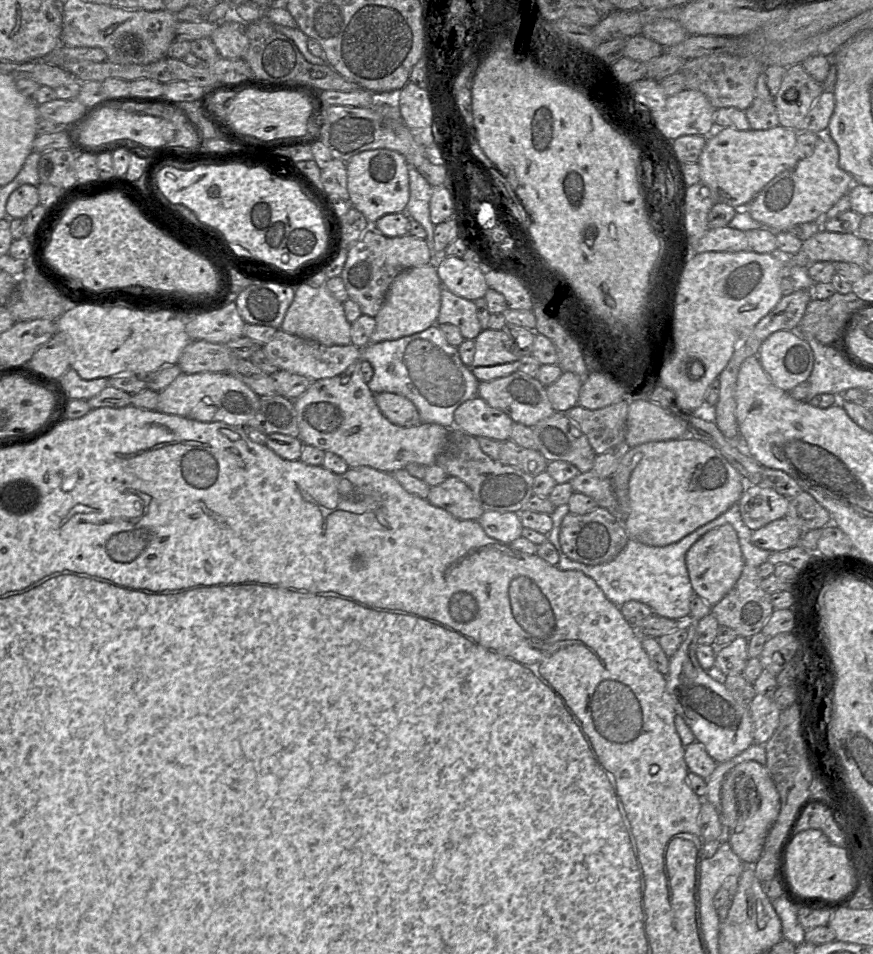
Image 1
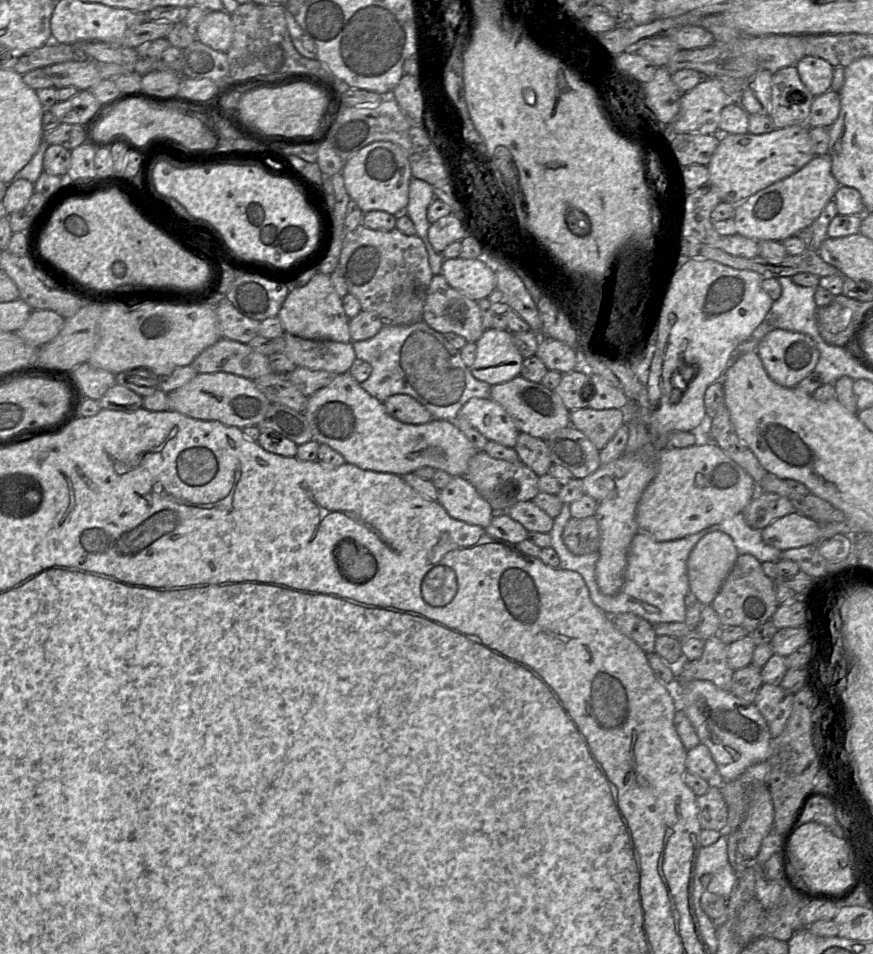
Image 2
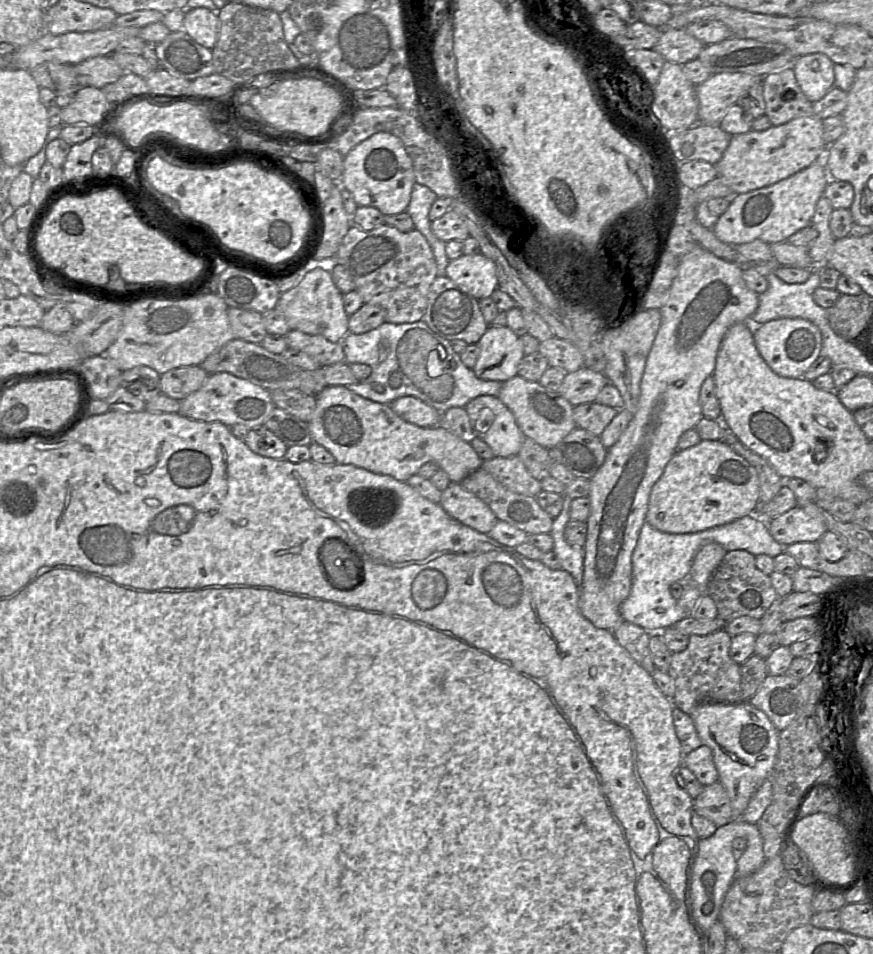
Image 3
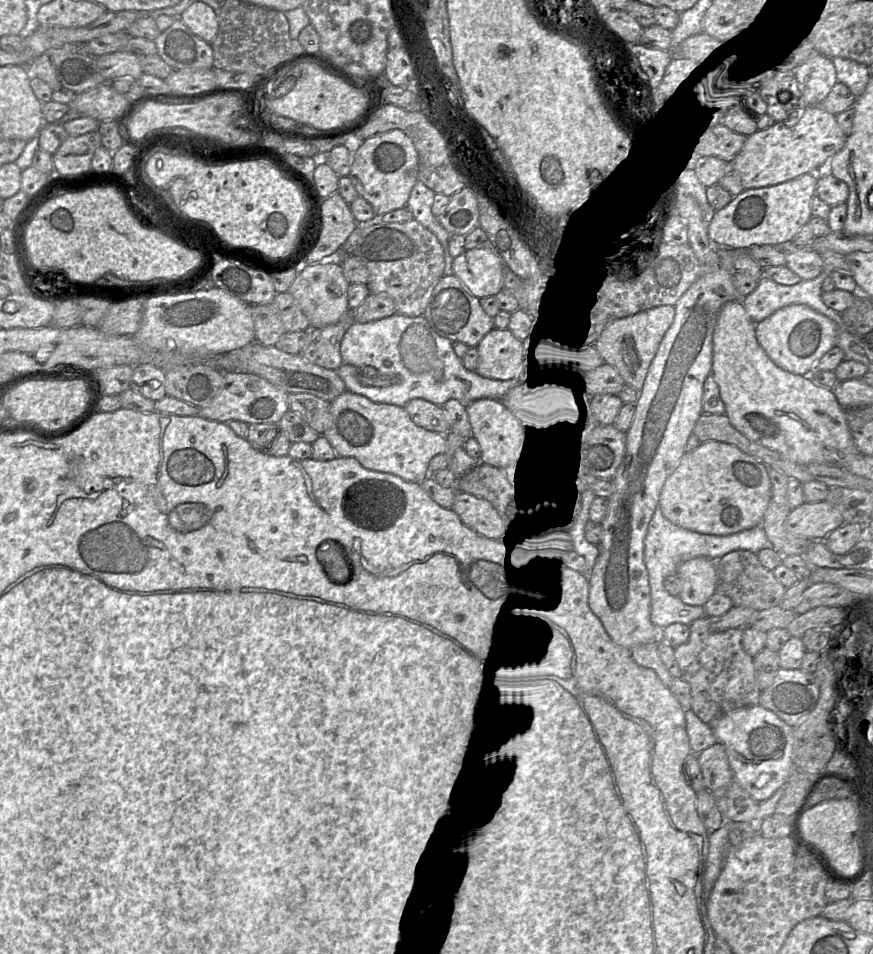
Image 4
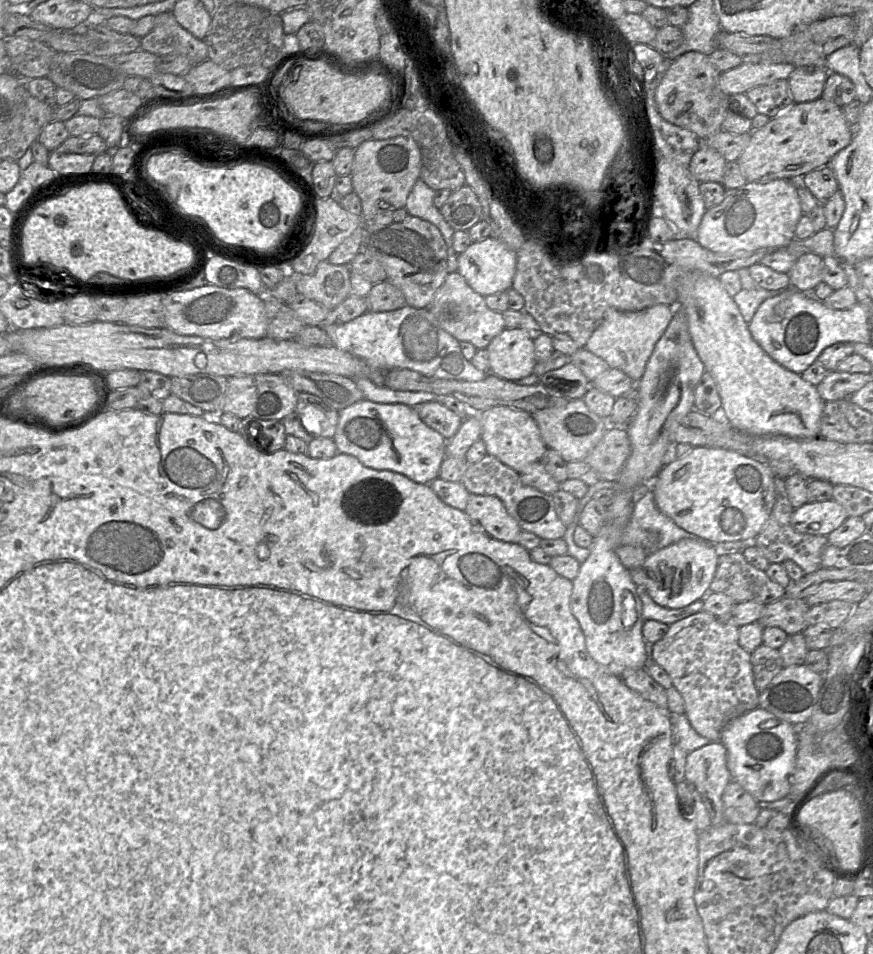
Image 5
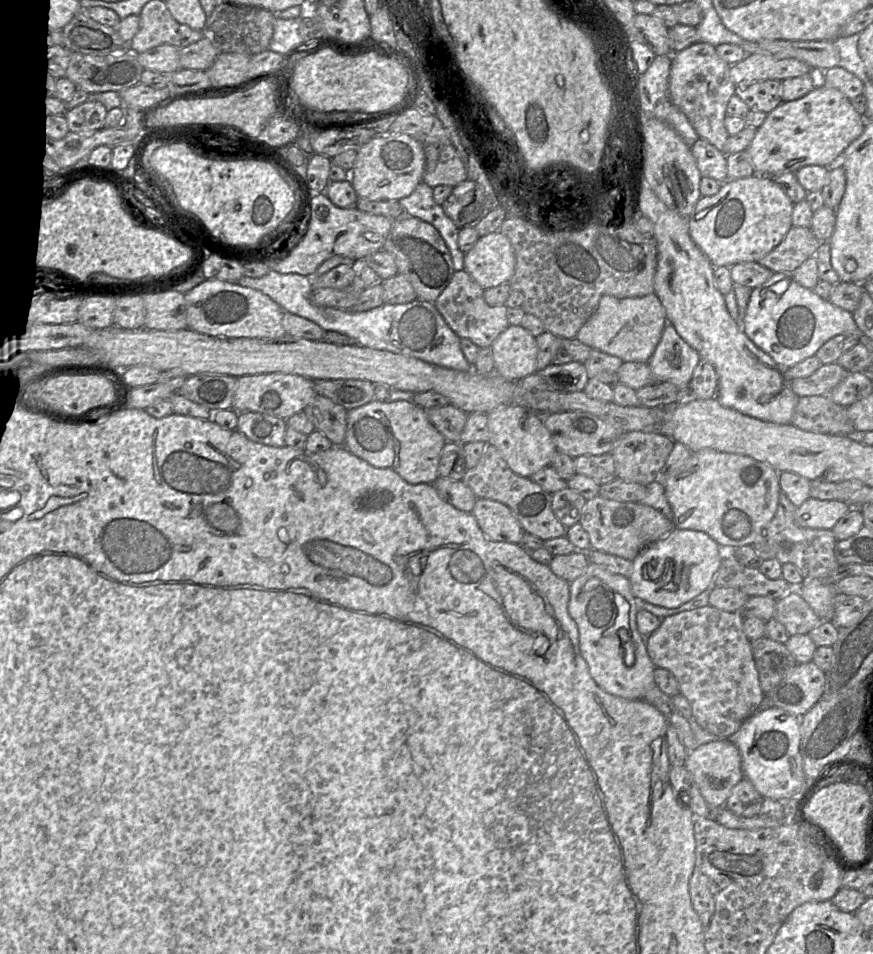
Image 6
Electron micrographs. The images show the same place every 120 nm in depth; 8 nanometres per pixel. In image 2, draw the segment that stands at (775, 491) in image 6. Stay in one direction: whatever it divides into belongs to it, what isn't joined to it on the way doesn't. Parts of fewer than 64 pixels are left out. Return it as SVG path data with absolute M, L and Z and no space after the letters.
M714 441L685 448L662 449L658 451L656 474L637 505L638 532L645 532L659 542L684 538L742 513L757 492L757 484L751 475L728 457Z

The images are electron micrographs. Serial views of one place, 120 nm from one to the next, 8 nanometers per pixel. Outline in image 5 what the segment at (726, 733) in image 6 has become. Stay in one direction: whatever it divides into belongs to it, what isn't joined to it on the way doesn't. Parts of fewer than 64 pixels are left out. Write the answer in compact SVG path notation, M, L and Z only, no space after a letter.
M702 610L672 623L661 640L648 645L649 657L670 675L682 695L690 723L710 741L720 741L727 724L759 707L751 653L739 644L739 628Z

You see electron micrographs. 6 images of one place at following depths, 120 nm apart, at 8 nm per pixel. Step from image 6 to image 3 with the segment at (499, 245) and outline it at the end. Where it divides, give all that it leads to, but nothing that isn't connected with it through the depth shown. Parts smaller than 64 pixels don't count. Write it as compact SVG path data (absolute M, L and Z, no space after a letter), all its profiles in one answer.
M482 254L462 255L449 260L446 277L478 300L490 298L498 288L495 264Z

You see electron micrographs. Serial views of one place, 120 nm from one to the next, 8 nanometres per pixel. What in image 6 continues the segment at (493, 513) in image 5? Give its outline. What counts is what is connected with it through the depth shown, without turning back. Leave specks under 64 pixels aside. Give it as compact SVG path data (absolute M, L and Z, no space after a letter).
M477 498L471 511L487 538L521 544L525 534L519 521L505 504L486 498Z

